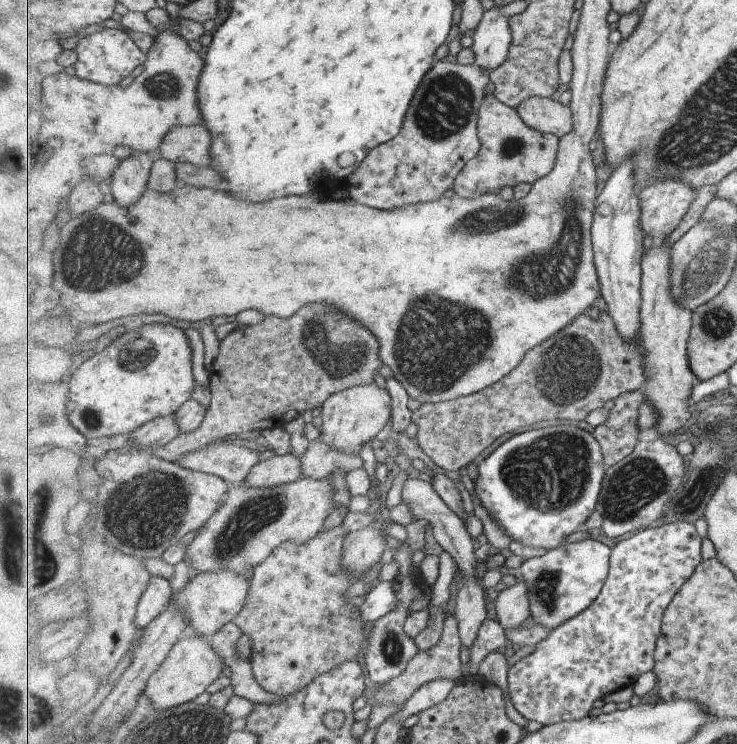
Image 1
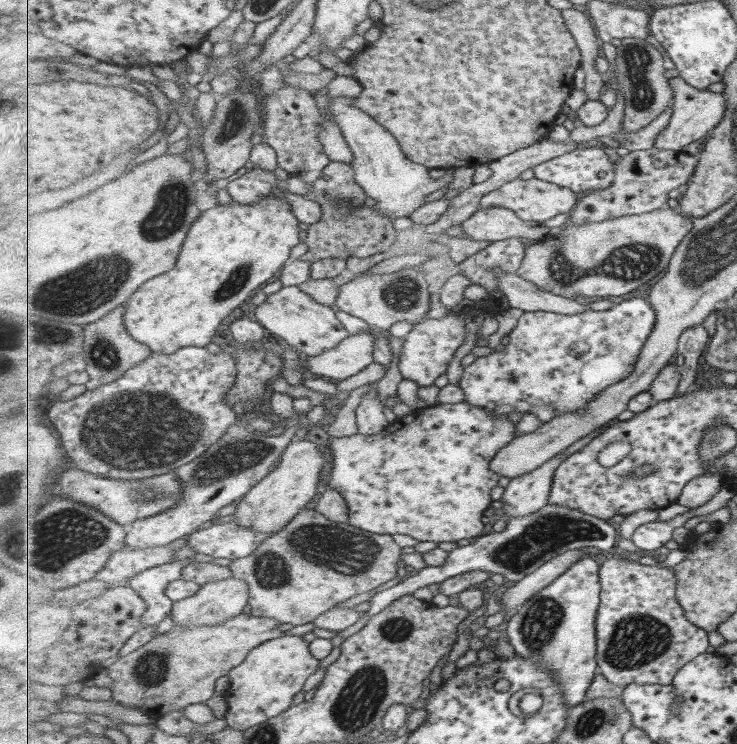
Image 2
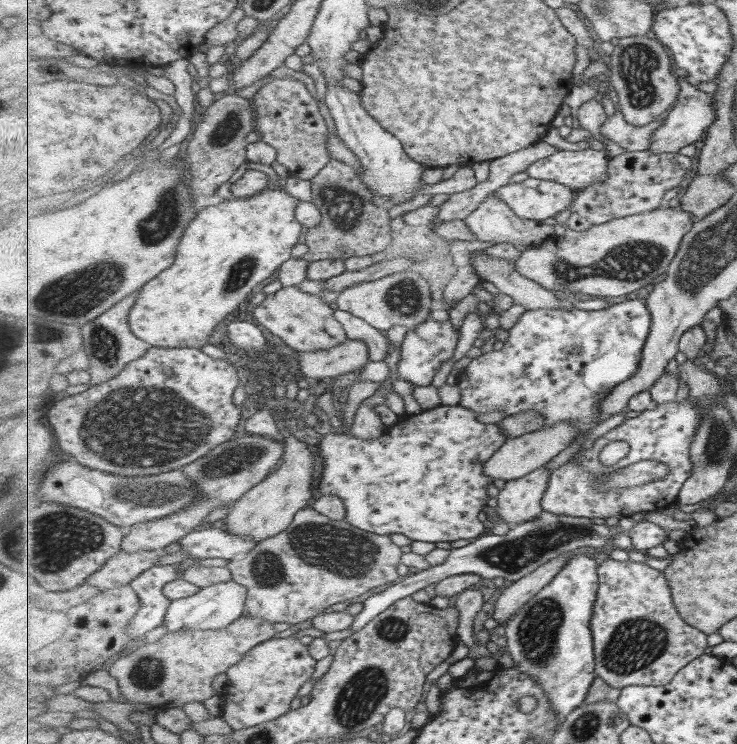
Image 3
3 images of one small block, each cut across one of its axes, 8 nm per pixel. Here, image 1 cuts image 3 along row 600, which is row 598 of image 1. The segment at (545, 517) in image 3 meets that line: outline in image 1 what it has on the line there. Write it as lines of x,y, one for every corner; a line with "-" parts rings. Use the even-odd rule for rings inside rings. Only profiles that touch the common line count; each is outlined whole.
379,582
365,595
360,606
362,620
374,622
395,608
398,596
391,582

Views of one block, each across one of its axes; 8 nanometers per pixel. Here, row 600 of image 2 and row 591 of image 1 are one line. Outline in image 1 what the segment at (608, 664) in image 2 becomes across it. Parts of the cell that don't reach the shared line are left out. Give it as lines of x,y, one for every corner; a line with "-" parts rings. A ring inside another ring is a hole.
681,521
673,524
663,524
660,527
640,530
639,532
624,537
616,542
612,548
612,560
610,563
610,573
607,582
602,588
601,594
595,599
595,602
588,606
580,615
574,616
571,620
564,622
560,627
552,630
547,639
536,644
534,651
518,662
516,662
508,672
508,690
511,692
511,702
514,708
526,718
526,720
535,720
542,726
552,725
559,721
576,721
587,716
586,713
593,708
593,704
597,700
603,700
608,694
614,693
625,687
632,687
635,680
649,672
653,671
656,666
656,644
660,639
660,634
663,631
663,622
668,606
672,600
676,598
676,594
681,590
681,587
692,578
696,568
703,562
703,554
701,554
701,536
697,534
697,528
693,523

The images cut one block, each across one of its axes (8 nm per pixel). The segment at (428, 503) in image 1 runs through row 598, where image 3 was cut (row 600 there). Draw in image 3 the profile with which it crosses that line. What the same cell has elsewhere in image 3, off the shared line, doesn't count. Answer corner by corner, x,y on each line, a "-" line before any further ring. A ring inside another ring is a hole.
469,588
456,596
455,606
461,611
461,640
467,646
476,644
476,632
472,631
473,620
479,612
483,611
485,598
477,588

